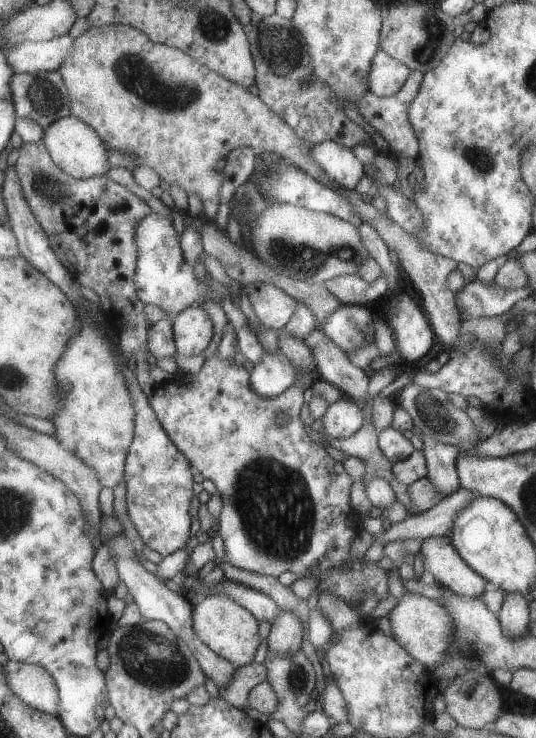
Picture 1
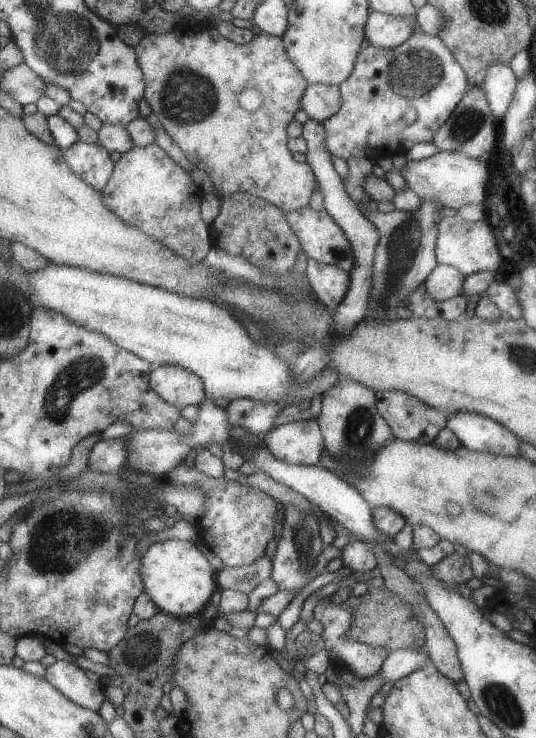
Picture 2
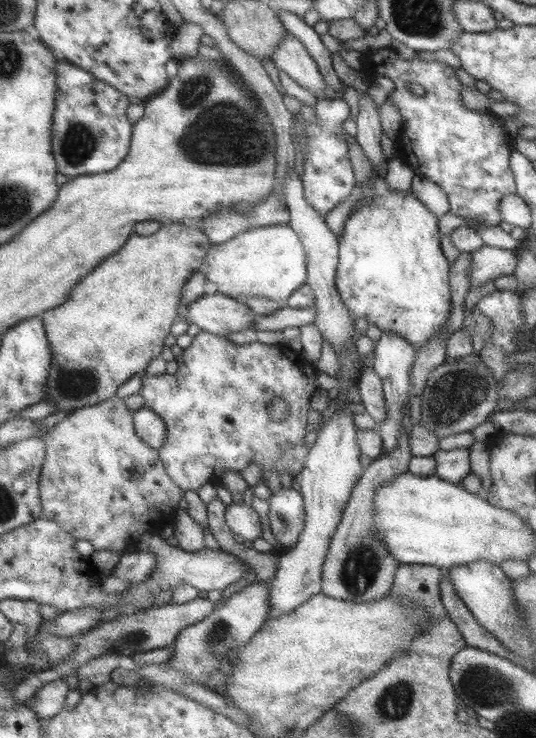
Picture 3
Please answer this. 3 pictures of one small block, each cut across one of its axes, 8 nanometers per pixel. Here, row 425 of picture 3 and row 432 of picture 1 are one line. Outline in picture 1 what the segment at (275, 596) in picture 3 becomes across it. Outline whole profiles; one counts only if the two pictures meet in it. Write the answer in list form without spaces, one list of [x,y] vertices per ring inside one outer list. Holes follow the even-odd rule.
[[[348,397],[330,404],[322,418],[325,436],[344,439],[355,434],[363,426],[363,410]]]

